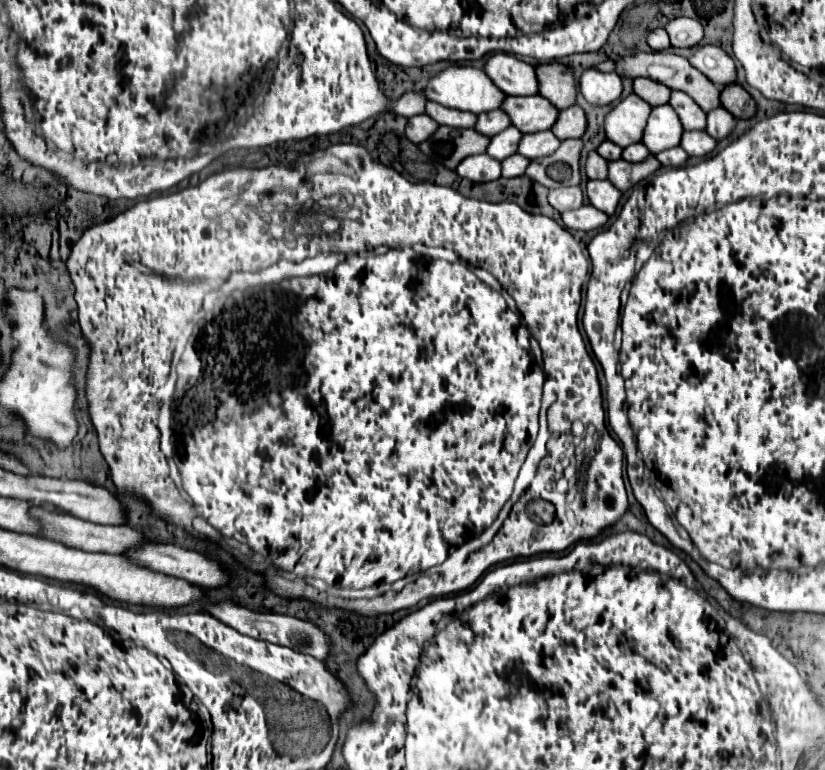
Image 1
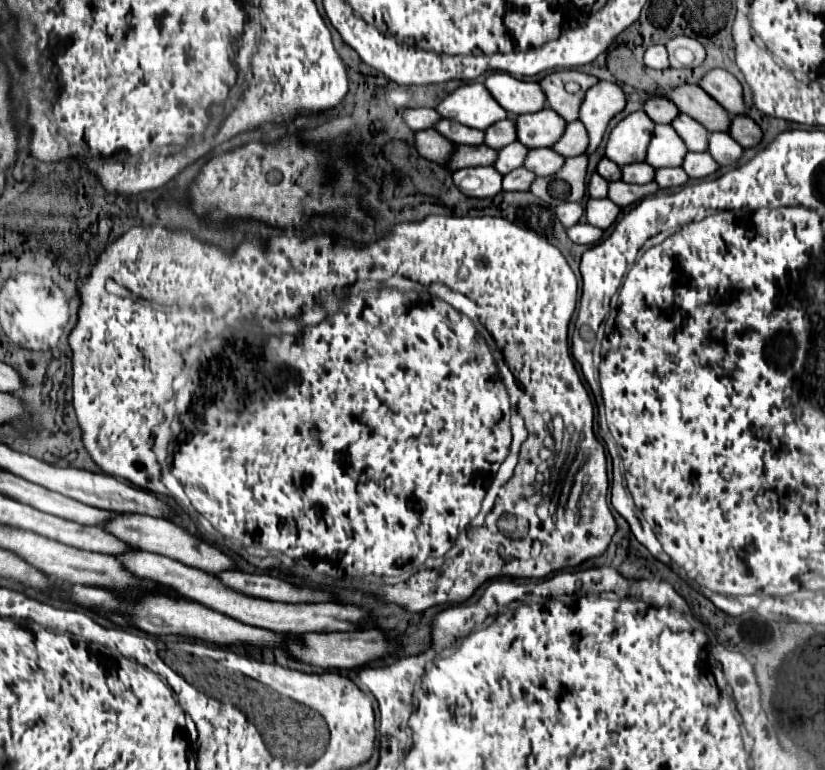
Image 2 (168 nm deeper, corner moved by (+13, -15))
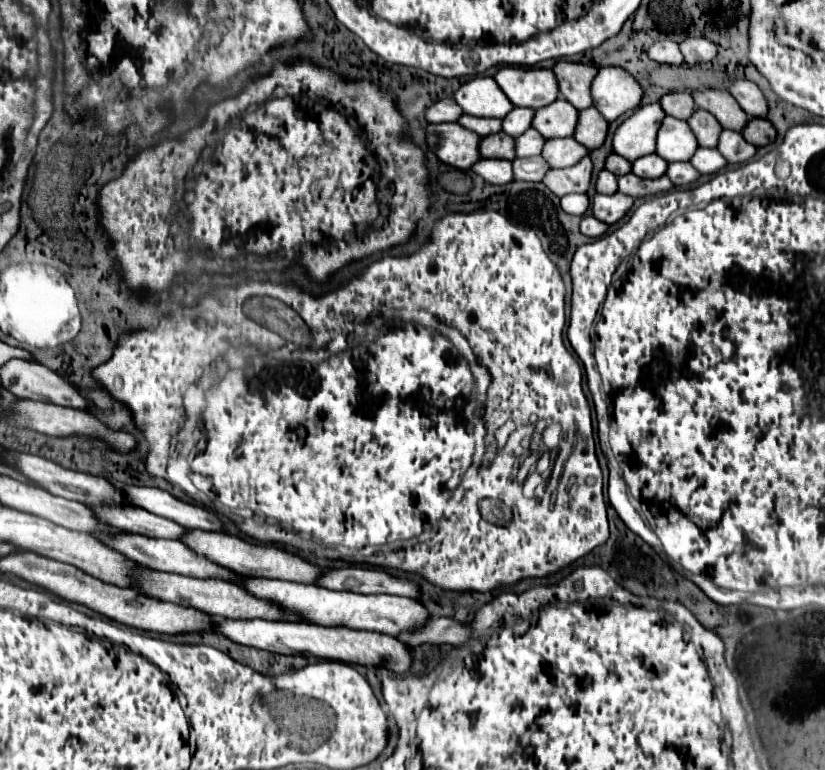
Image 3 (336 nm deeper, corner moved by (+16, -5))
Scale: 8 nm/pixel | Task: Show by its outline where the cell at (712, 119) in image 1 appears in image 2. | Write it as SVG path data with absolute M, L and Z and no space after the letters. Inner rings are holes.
M719 131L709 135L709 153L719 165L733 165L743 157L743 147L729 133Z

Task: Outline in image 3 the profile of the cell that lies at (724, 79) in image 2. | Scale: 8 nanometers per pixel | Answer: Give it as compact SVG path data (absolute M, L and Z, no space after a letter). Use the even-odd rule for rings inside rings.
M734 79L728 85L728 93L742 105L742 109L750 117L766 117L768 105L766 105L762 91L756 87L756 83L748 79Z

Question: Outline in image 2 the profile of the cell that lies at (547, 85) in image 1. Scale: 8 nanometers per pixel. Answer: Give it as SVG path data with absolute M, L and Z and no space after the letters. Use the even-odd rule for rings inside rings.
M555 71L541 81L541 87L547 95L549 107L565 121L575 121L579 117L585 91L597 81L597 77L581 71Z

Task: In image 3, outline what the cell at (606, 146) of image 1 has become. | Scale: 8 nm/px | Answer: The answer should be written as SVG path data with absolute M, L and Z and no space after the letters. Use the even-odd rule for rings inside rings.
M610 153L610 155L606 157L606 165L604 165L604 167L606 167L610 173L614 173L616 177L618 177L618 175L626 175L626 173L632 171L632 163L626 161L624 157L616 155L616 153Z

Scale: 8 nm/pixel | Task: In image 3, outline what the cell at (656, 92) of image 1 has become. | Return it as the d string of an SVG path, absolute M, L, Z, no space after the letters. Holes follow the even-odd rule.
M688 91L684 93L666 93L660 99L660 107L664 109L666 115L672 115L676 119L686 119L694 111L694 101Z

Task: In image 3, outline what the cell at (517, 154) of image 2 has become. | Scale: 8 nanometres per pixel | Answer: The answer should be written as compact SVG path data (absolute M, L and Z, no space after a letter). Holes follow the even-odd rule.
M528 129L522 135L514 137L516 139L516 157L534 157L540 155L542 145L544 145L544 137L536 131L536 129Z

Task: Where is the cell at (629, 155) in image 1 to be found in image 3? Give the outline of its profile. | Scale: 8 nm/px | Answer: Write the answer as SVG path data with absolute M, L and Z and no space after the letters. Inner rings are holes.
M656 153L644 155L644 157L636 159L636 161L632 161L632 173L640 175L640 177L648 177L648 179L662 177L666 173L666 167L668 167L668 163Z

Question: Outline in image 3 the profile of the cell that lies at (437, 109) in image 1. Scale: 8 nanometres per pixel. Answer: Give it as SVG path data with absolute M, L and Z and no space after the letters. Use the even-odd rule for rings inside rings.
M460 115L458 123L466 129L472 129L474 133L478 133L480 137L492 135L500 131L500 119L480 119L480 117L472 117L472 115Z

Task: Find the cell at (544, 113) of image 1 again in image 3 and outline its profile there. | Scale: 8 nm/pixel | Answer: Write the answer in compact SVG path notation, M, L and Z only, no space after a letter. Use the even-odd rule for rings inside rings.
M560 97L554 103L536 109L532 127L538 129L538 133L542 133L544 139L572 137L576 121L578 121L578 111Z

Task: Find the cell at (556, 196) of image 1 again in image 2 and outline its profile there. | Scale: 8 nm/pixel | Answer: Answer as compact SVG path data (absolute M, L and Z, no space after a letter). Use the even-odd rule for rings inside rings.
M561 203L555 207L555 215L565 227L573 227L583 217L583 205L581 203Z

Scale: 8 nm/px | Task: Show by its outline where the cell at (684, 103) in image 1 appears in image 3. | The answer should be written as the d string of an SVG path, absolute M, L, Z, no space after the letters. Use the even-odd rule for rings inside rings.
M696 109L696 113L692 113L692 117L686 119L686 123L690 125L692 133L696 135L696 141L700 147L716 147L722 125L708 111Z

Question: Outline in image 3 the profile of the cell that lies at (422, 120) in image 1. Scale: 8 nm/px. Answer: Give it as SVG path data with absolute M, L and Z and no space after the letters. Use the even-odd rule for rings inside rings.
M458 123L428 125L426 143L440 161L456 169L470 169L480 159L480 135L460 127Z

